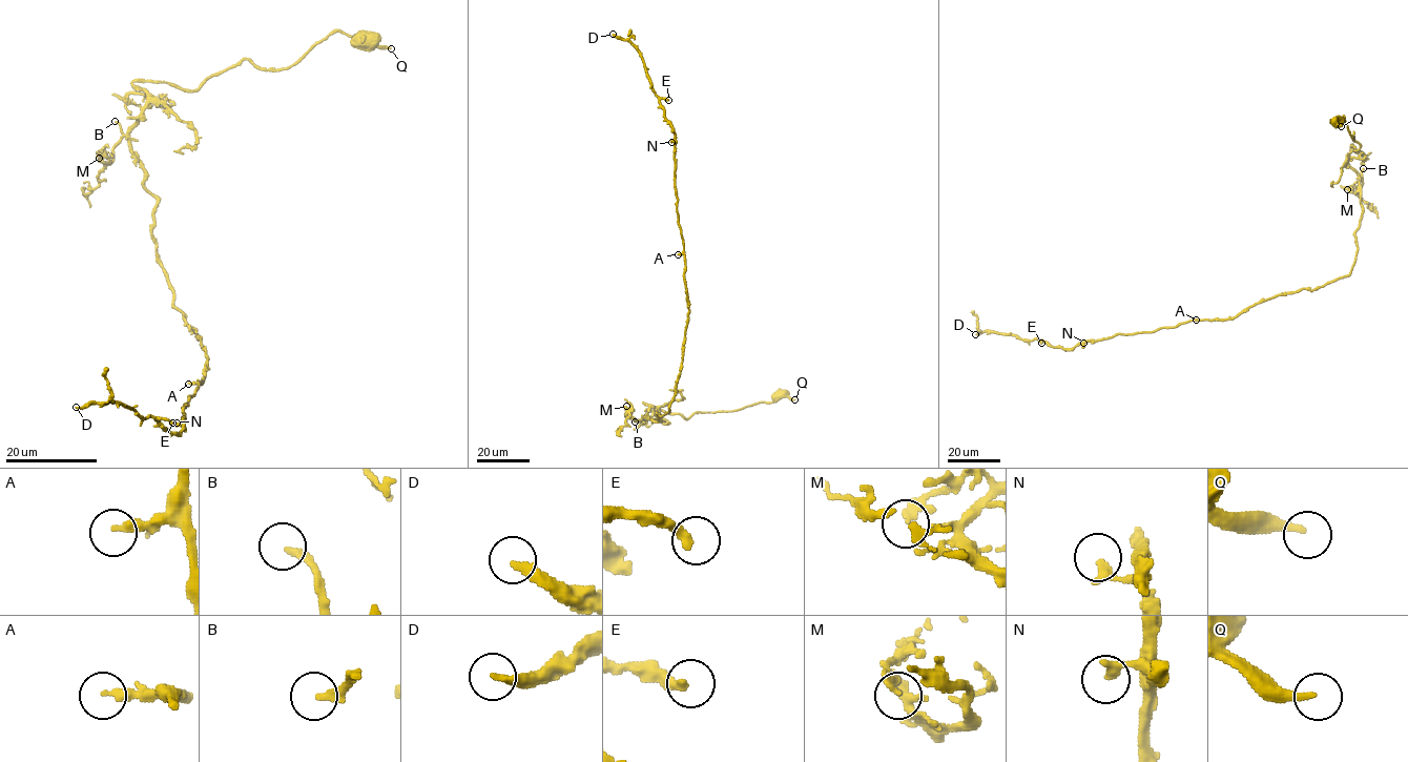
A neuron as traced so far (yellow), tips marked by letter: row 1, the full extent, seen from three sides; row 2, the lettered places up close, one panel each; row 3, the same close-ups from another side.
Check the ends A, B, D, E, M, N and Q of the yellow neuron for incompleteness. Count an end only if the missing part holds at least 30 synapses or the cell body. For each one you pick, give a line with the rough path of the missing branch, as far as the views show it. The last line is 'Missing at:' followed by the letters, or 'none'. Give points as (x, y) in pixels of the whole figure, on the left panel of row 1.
Missing at: D

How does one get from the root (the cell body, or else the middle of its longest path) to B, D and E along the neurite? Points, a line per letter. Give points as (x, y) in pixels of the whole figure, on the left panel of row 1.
B: (363, 39), (332, 32), (286, 68), (241, 59), (194, 90), (135, 81), (143, 115), (125, 135), (115, 121)
D: (363, 39), (332, 32), (194, 90), (132, 83), (158, 262), (208, 357), (178, 433), (76, 407)
E: (363, 39), (332, 32), (194, 90), (132, 83), (158, 262), (208, 357), (172, 423)

